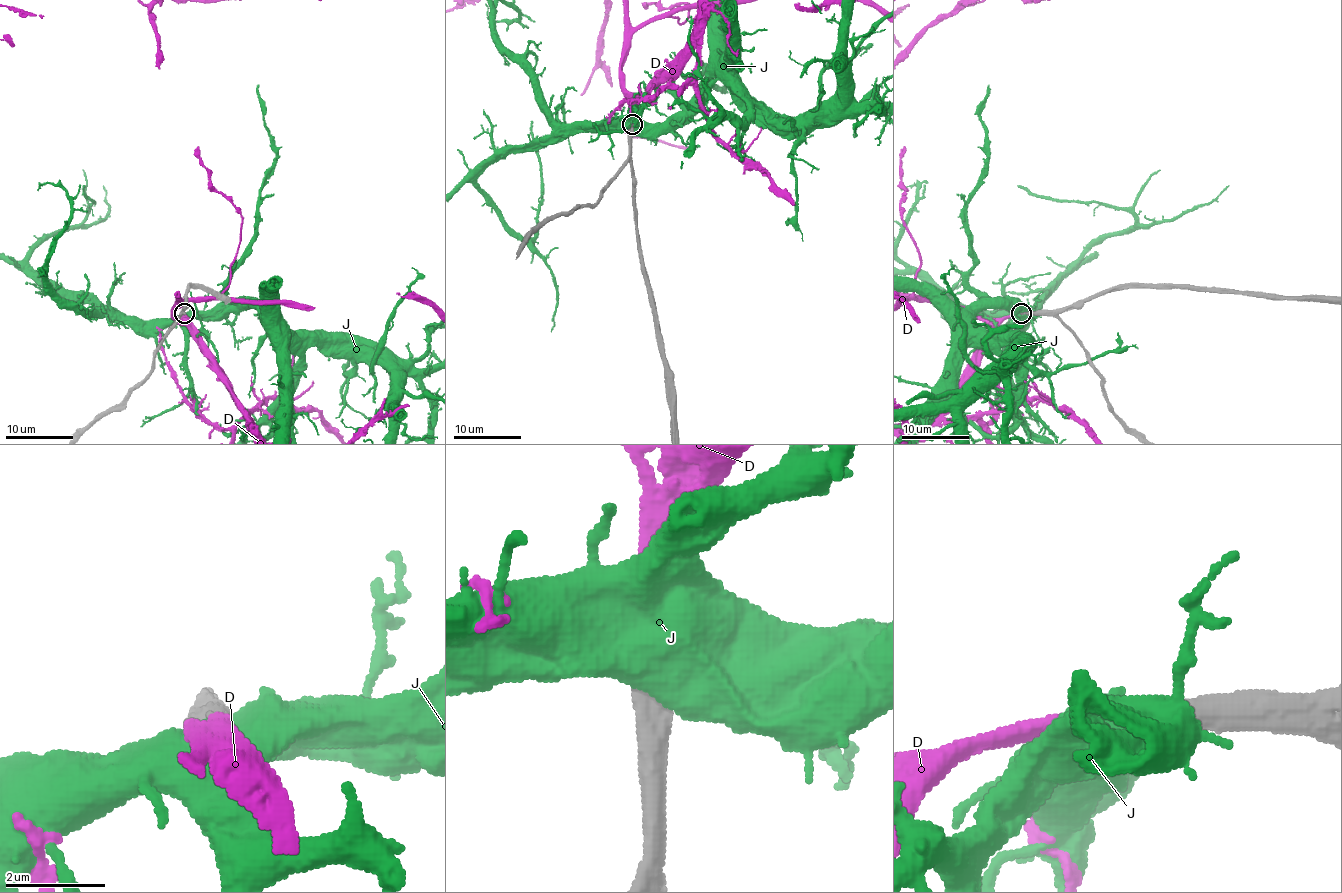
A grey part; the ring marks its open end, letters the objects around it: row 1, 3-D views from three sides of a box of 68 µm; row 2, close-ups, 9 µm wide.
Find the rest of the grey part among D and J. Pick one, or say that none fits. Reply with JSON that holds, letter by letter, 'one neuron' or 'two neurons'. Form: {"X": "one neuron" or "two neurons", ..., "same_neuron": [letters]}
{"D": "one neuron", "J": "two neurons", "same_neuron": ["D"]}

